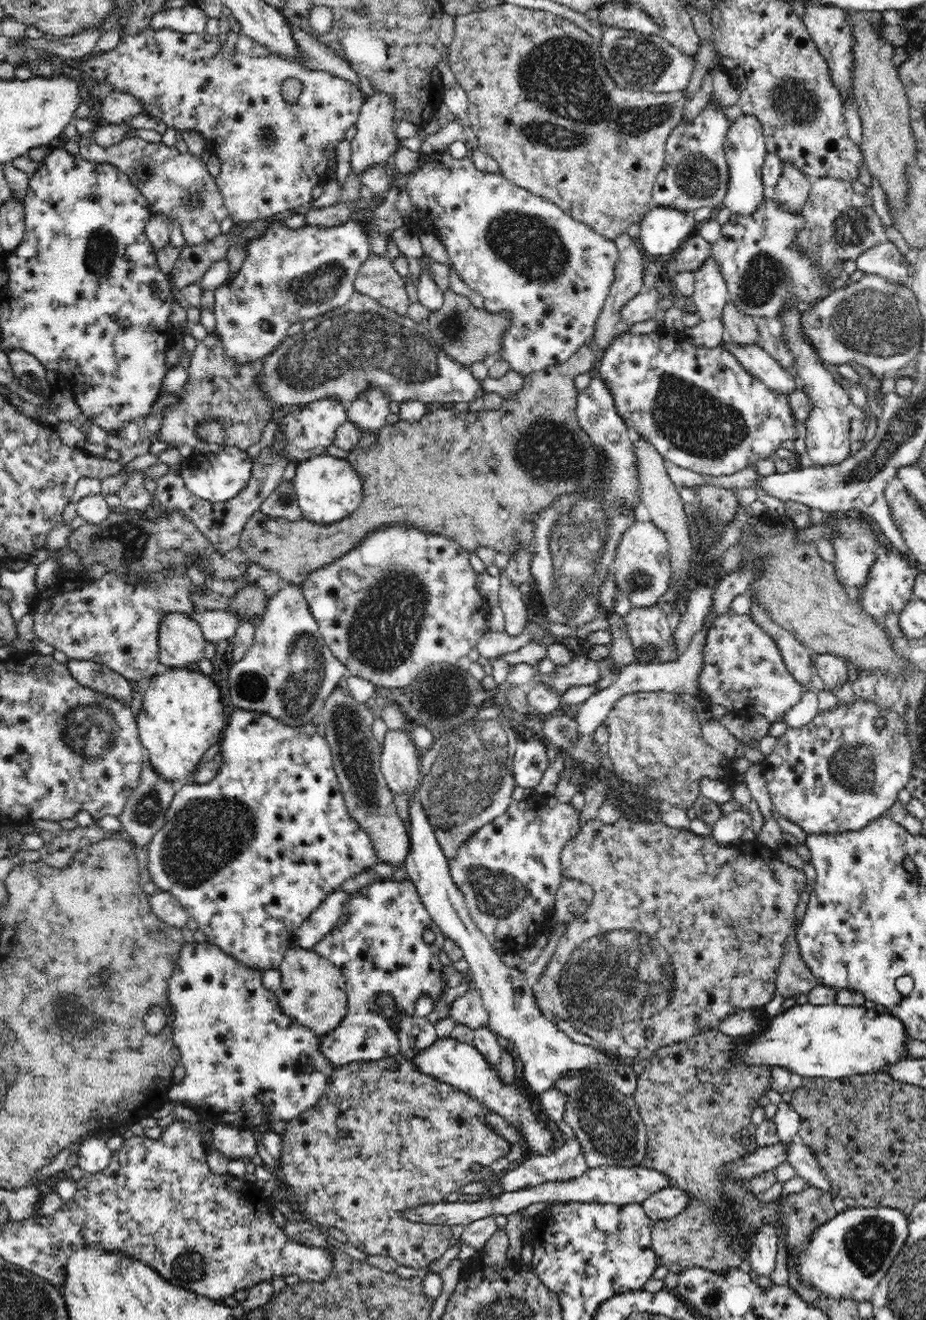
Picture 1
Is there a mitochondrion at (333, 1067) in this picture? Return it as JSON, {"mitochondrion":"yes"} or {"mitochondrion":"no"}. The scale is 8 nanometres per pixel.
{"mitochondrion":"no"}

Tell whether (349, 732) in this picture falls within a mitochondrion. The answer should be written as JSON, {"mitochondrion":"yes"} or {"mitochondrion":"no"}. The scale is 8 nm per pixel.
{"mitochondrion":"yes"}

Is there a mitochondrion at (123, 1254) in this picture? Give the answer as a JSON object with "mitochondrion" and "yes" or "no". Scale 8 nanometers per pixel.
{"mitochondrion":"no"}

